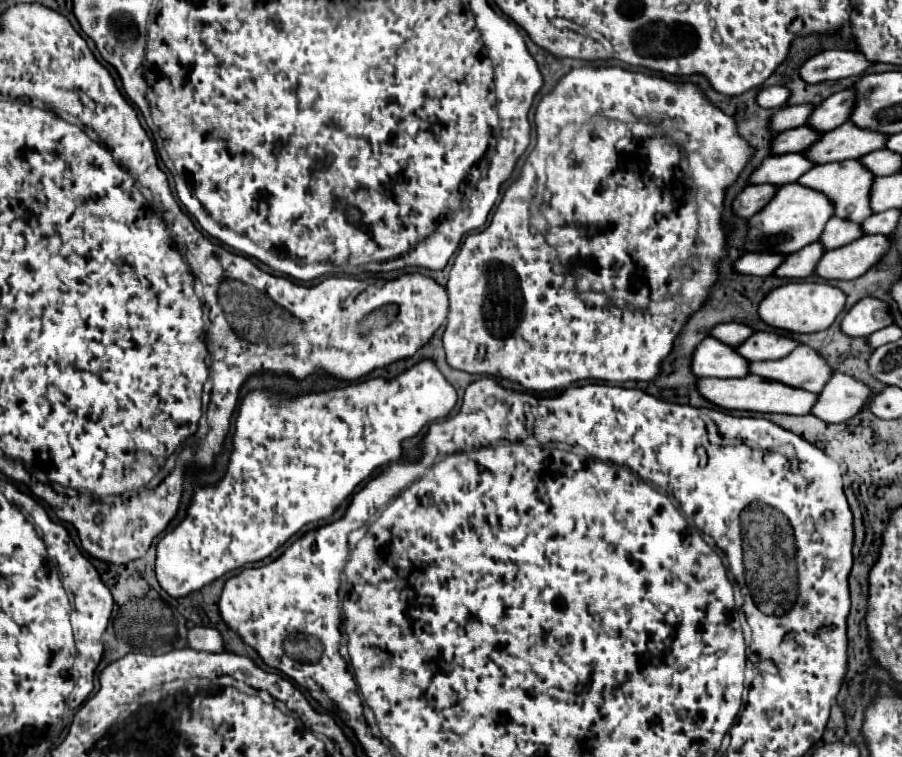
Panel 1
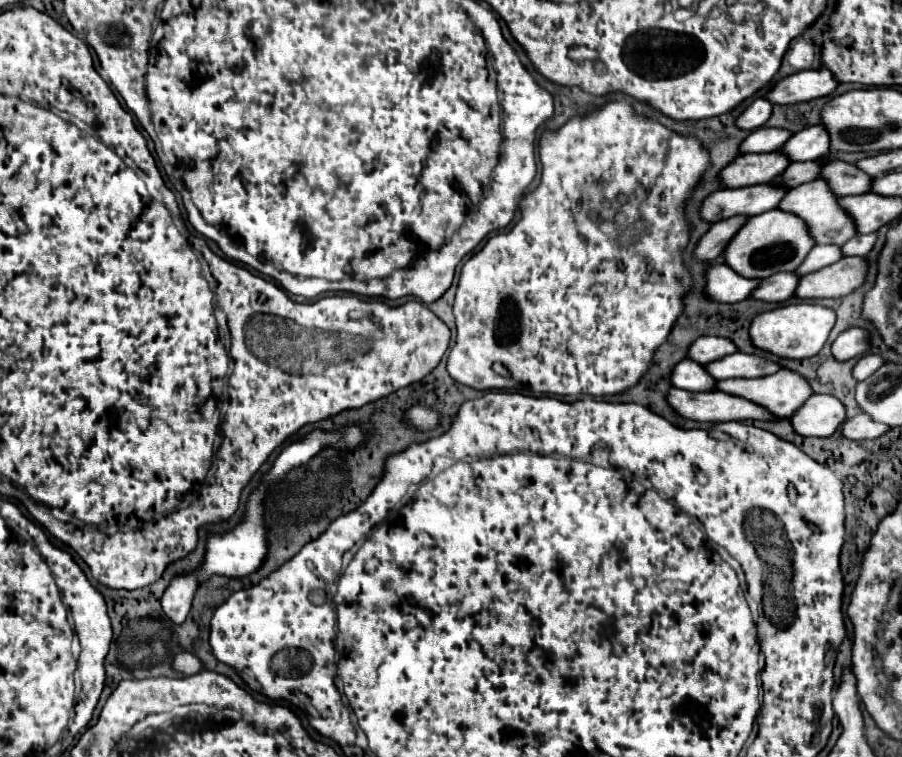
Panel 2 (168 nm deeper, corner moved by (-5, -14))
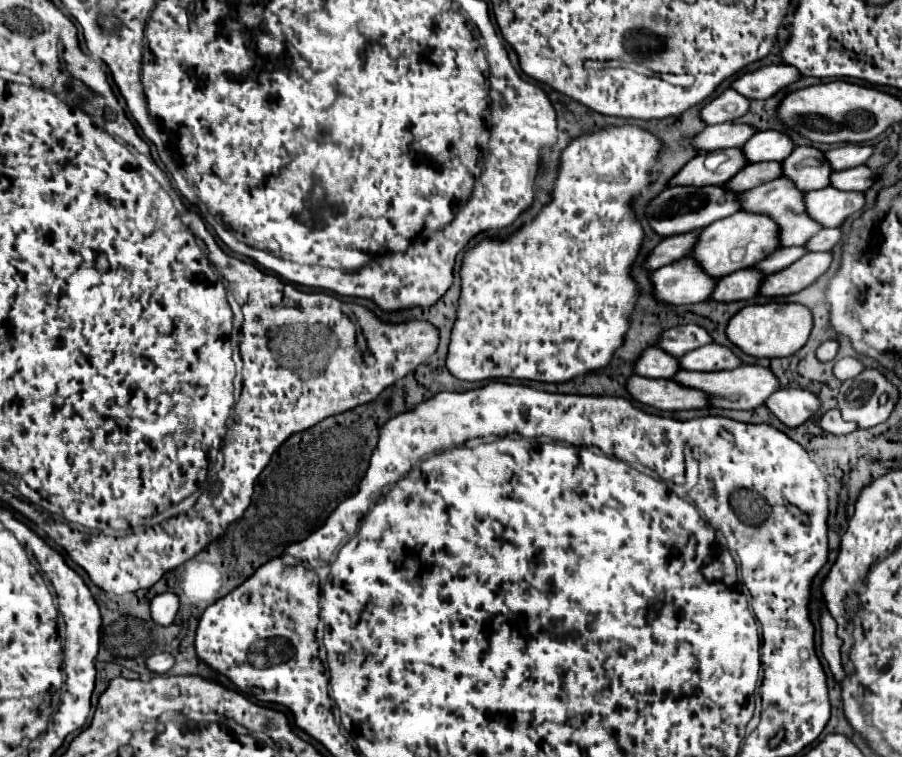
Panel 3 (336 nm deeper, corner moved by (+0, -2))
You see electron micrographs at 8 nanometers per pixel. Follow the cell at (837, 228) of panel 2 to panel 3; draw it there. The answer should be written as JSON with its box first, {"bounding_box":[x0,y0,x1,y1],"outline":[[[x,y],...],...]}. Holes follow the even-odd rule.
{"bounding_box":[742,178,822,248],"outline":[[[776,178],[776,180],[770,180],[770,182],[758,186],[758,188],[742,192],[742,210],[770,216],[778,224],[778,238],[780,238],[782,248],[804,246],[810,240],[810,236],[816,234],[822,226],[816,224],[814,220],[810,220],[810,216],[806,214],[802,196],[804,196],[804,192],[800,192],[790,180]]]}

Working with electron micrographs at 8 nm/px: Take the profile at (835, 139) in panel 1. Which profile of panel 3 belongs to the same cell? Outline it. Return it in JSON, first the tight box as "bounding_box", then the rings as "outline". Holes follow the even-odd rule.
{"bounding_box":[724,162,780,192],"outline":[[[780,162],[748,164],[734,178],[730,178],[724,186],[730,188],[732,192],[746,192],[750,188],[756,188],[758,184],[764,184],[764,182],[778,178],[778,174],[780,174]]]}

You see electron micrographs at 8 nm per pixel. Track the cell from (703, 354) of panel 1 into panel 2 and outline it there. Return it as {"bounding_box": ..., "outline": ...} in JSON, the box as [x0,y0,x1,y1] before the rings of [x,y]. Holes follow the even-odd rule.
{"bounding_box":[671,358,715,392],"outline":[[[685,358],[675,366],[675,372],[671,376],[671,382],[675,388],[681,390],[695,390],[695,392],[711,392],[715,390],[715,378],[707,374],[707,368],[701,364],[695,364],[695,360]]]}

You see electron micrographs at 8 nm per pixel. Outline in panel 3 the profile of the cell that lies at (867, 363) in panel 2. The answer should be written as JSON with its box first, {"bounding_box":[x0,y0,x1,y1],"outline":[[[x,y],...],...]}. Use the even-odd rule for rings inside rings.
{"bounding_box":[832,358,862,382],"outline":[[[842,358],[842,360],[838,360],[838,362],[834,364],[832,372],[834,372],[834,376],[836,376],[838,380],[844,382],[844,380],[848,380],[848,378],[858,376],[858,372],[862,372],[862,364],[860,364],[860,360],[856,360],[856,358]]]}

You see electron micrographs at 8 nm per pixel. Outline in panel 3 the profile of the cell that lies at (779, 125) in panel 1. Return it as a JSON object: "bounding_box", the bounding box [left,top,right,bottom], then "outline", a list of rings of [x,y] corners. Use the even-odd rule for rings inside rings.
{"bounding_box":[694,122,756,154],"outline":[[[736,122],[706,126],[698,136],[694,136],[694,146],[698,148],[698,152],[704,154],[724,148],[742,148],[754,132],[756,132],[754,128]]]}

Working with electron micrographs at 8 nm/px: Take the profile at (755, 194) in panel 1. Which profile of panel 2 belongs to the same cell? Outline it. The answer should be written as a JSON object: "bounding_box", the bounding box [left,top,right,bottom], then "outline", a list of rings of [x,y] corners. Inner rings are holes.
{"bounding_box":[695,216,747,260],"outline":[[[731,216],[727,220],[715,222],[711,226],[711,230],[701,238],[695,256],[703,258],[703,260],[711,260],[715,256],[719,256],[723,252],[723,248],[727,248],[731,236],[735,236],[735,232],[739,232],[739,226],[743,226],[747,220],[747,216]]]}

